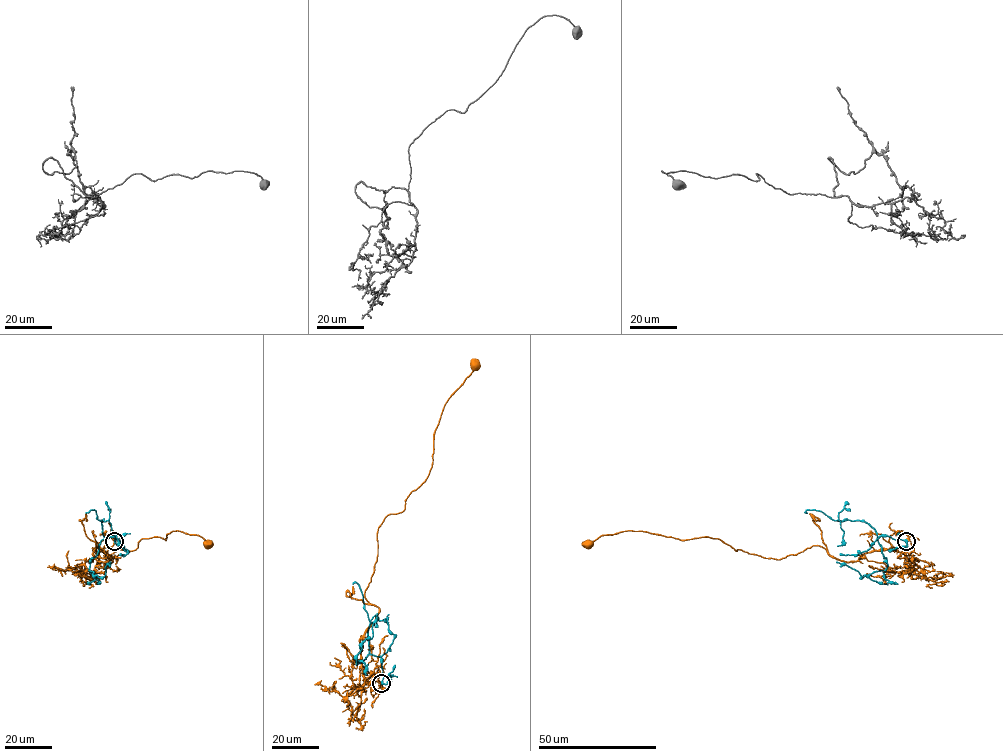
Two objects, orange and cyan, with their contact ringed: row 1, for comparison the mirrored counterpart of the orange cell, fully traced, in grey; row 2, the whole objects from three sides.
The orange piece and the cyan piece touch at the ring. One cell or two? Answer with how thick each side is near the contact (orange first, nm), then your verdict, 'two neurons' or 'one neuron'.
340 nm thick on the orange side, 550 nm on the other; one neuron

